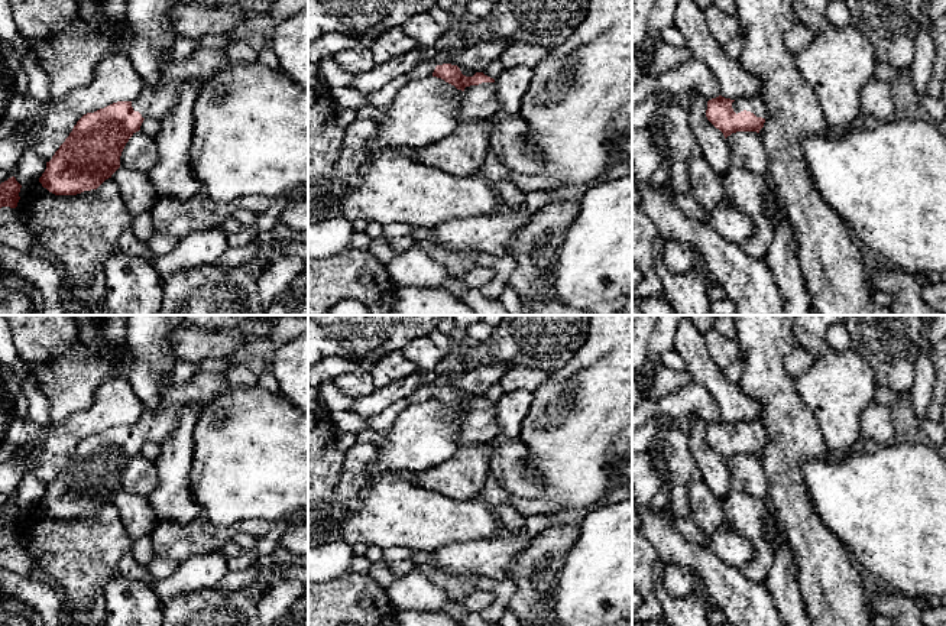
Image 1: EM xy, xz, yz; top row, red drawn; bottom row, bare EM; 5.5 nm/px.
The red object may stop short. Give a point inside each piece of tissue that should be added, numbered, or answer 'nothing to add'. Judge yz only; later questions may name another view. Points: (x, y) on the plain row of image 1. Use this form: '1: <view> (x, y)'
1: yz (755, 428)

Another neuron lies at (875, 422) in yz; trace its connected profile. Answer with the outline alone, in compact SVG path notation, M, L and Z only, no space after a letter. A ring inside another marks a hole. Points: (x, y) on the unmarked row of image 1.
M872 400L861 413L859 431L862 438L872 440L879 447L897 444L891 411L887 405Z

